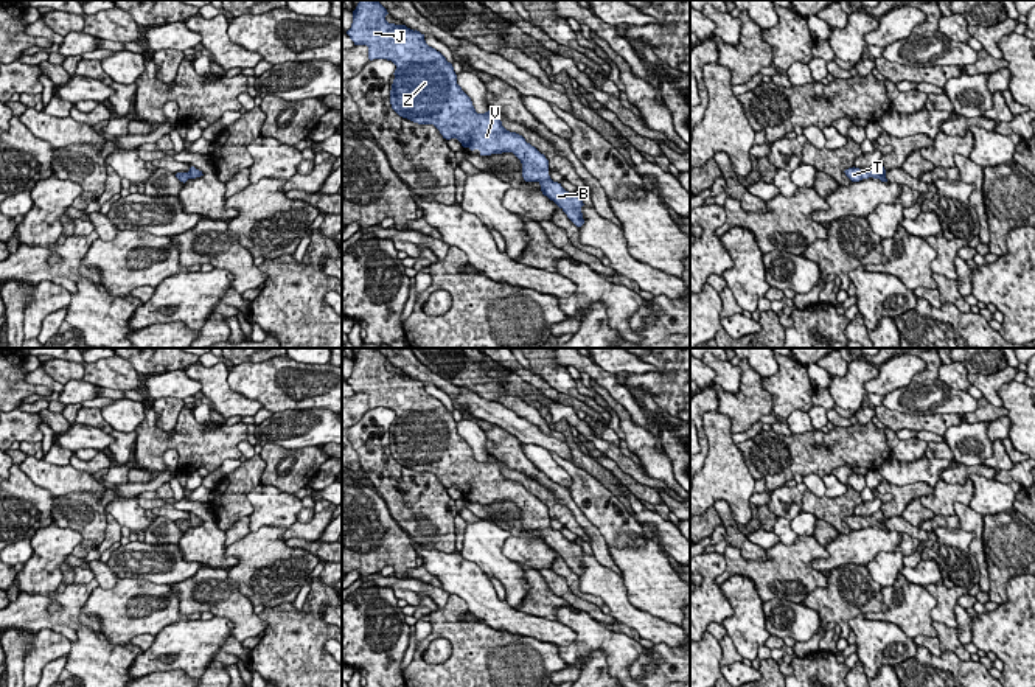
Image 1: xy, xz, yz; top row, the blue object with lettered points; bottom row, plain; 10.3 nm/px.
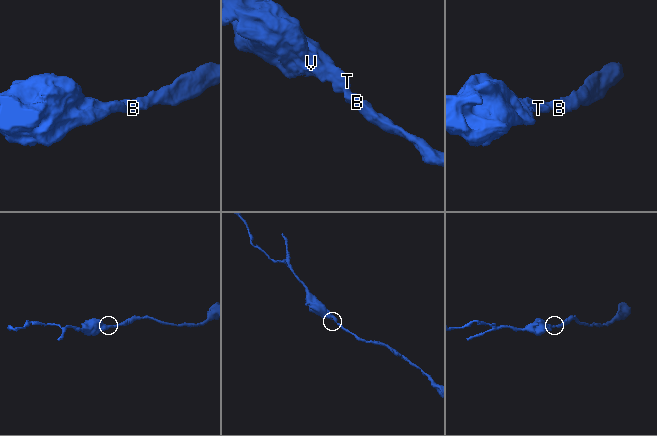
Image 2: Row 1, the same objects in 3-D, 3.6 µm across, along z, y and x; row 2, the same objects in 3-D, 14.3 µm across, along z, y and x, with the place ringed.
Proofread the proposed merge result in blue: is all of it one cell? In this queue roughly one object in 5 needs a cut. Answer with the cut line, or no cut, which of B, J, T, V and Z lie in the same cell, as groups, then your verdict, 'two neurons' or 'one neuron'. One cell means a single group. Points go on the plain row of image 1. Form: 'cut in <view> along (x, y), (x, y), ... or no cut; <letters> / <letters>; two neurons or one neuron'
no cut; B J T V Z; one neuron

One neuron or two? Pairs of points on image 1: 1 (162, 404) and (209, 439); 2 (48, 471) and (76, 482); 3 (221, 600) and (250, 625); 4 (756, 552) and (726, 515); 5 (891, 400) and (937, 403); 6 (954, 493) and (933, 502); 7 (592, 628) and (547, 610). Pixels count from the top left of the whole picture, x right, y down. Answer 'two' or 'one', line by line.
1: two
2: one
3: one
4: one
5: one
6: one
7: two

